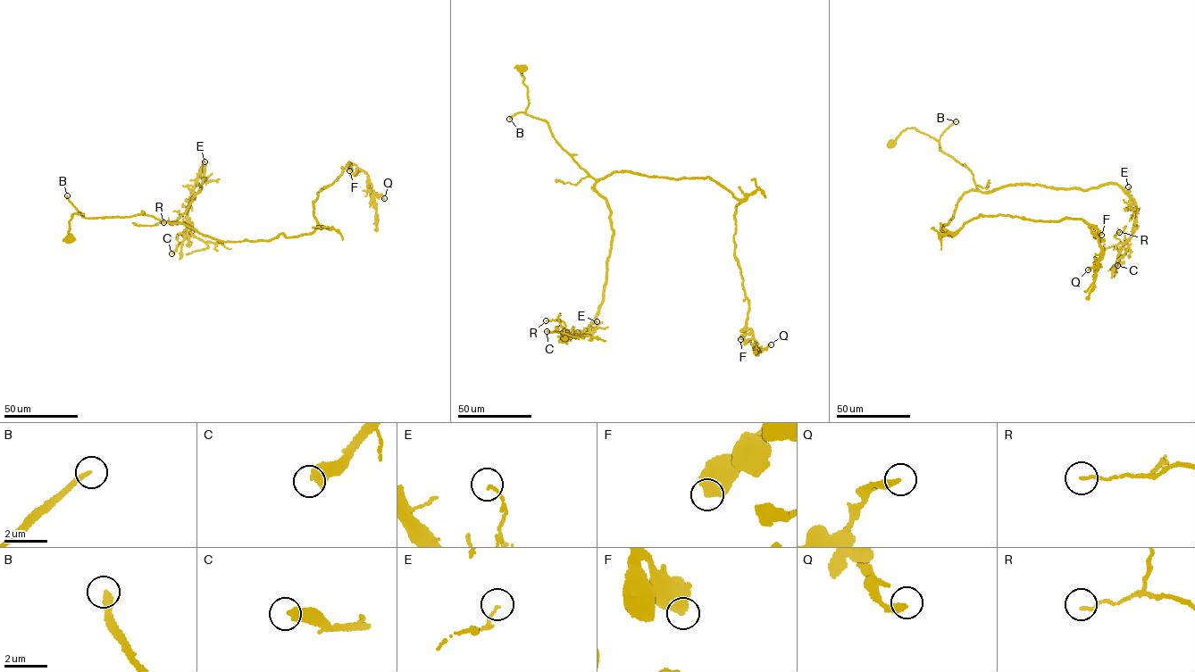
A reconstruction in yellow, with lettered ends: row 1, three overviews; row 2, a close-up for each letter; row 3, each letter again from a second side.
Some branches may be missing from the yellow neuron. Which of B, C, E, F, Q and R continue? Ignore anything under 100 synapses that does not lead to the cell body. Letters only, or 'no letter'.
B, C

